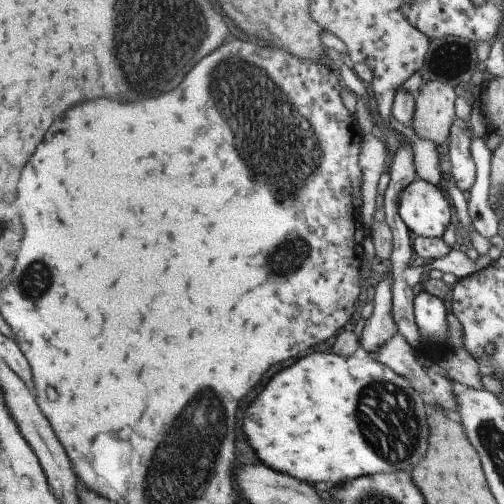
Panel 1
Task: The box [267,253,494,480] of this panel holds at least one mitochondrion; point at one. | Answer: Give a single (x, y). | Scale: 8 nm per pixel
(386, 417)

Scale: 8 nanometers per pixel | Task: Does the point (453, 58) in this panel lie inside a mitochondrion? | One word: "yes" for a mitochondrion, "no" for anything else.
yes

